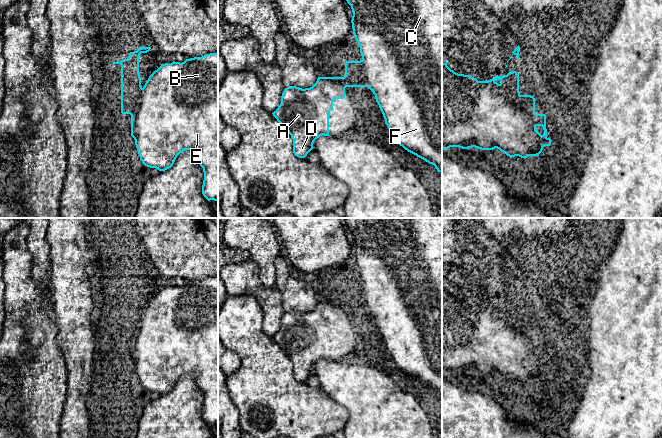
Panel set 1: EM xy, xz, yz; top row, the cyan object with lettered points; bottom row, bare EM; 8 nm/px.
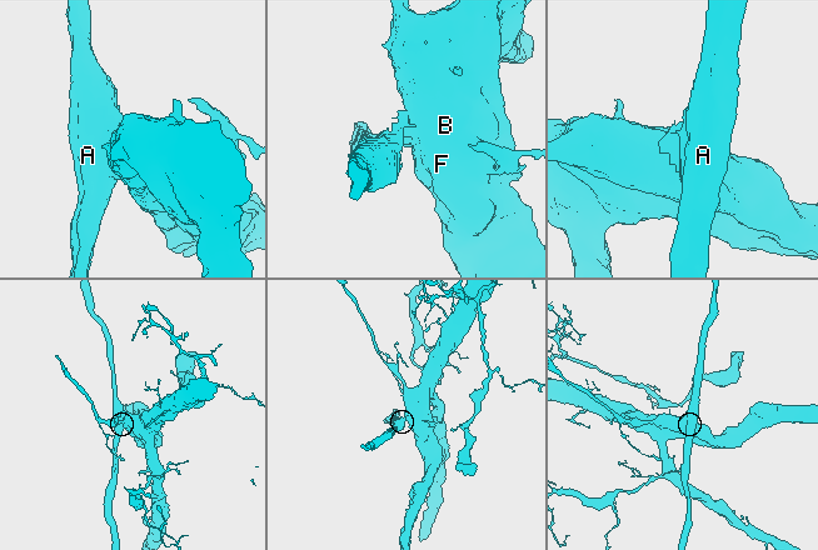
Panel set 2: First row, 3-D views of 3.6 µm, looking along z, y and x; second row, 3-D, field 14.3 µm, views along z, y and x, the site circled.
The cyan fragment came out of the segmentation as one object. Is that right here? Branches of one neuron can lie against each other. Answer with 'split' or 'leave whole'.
split

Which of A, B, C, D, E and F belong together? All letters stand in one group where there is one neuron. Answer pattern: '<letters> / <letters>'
A D / B C E F

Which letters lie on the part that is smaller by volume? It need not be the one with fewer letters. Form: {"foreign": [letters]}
{"foreign": ["A", "D"]}

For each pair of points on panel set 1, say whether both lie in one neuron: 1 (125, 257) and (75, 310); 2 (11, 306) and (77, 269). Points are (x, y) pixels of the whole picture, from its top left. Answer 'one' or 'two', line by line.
1: two
2: two

